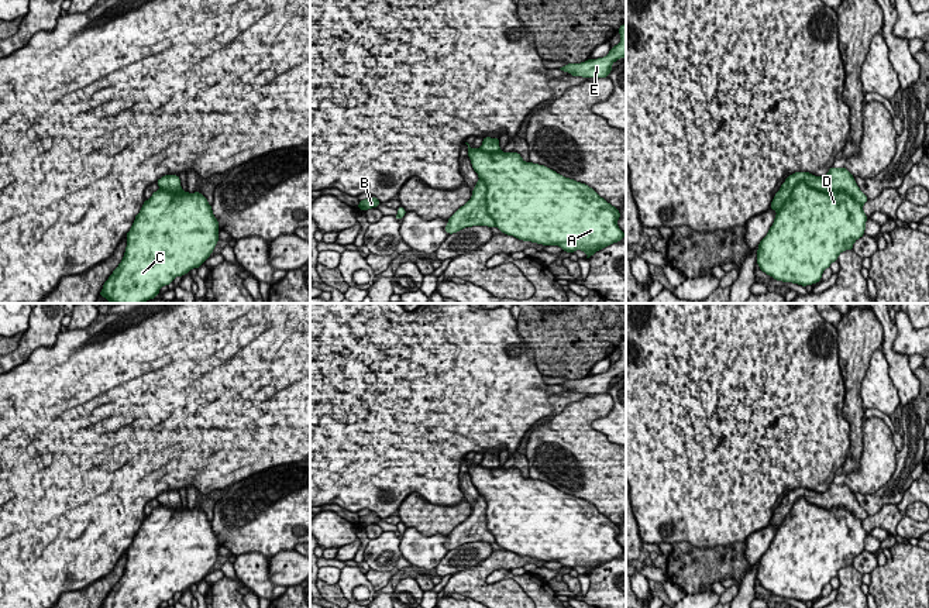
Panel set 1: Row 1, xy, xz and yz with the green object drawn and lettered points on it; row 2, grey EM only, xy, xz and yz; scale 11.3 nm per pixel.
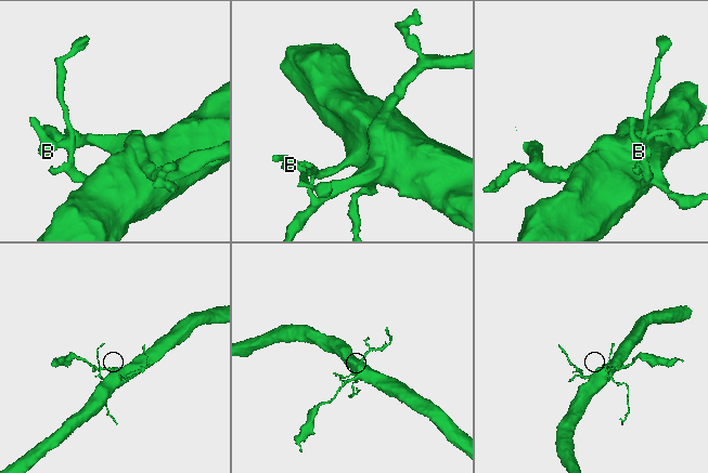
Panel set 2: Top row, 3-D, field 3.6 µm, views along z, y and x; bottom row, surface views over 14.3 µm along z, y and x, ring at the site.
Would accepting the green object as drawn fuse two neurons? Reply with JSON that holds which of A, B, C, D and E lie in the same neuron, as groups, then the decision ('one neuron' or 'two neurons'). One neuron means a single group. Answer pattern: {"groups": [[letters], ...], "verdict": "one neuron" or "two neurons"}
{"groups": [["A", "C", "D"], ["B", "E"]], "verdict": "two neurons"}

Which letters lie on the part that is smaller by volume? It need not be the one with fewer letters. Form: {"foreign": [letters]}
{"foreign": ["B", "E"]}

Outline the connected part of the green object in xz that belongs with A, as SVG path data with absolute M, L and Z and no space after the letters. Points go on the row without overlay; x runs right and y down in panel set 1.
M465 460L472 484L486 502L486 526L502 549L523 557L558 561L567 569L581 566L586 574L626 552L616 539L620 535L617 523L588 501L544 481L524 478L517 468L485 468Z

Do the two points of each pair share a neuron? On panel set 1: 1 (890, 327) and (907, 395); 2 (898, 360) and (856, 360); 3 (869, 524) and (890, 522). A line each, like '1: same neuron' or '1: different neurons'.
1: same neuron
2: different neurons
3: same neuron

